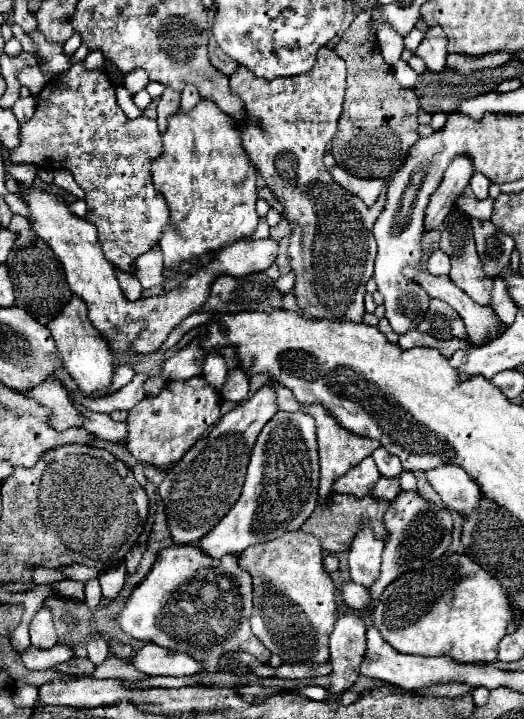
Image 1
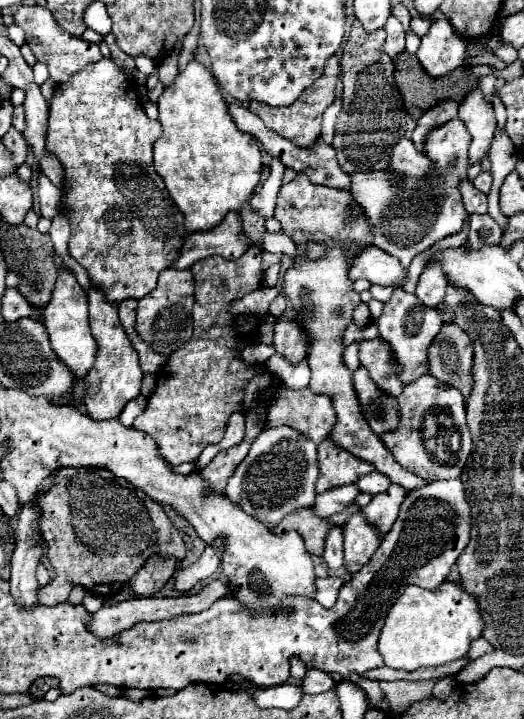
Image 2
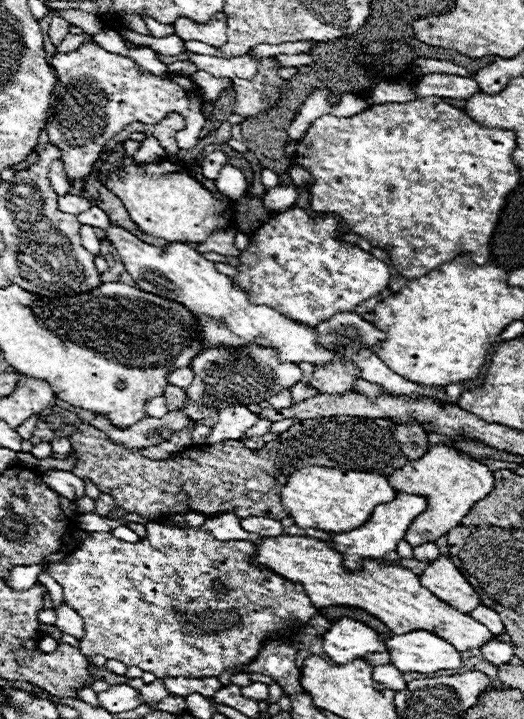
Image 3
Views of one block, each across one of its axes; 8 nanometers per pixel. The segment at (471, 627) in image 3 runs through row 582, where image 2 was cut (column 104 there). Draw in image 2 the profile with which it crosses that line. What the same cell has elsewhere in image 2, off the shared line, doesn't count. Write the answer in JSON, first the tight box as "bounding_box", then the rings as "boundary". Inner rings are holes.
{"bounding_box":[84,286,144,420],"boundary":[[[94,286],[88,292],[88,304],[90,304],[90,328],[98,344],[98,352],[90,372],[84,378],[86,384],[84,404],[92,420],[108,420],[108,418],[112,420],[118,418],[120,410],[124,410],[124,406],[140,394],[140,384],[144,374],[138,366],[138,354],[120,324],[118,306],[106,302],[104,294]]]}

